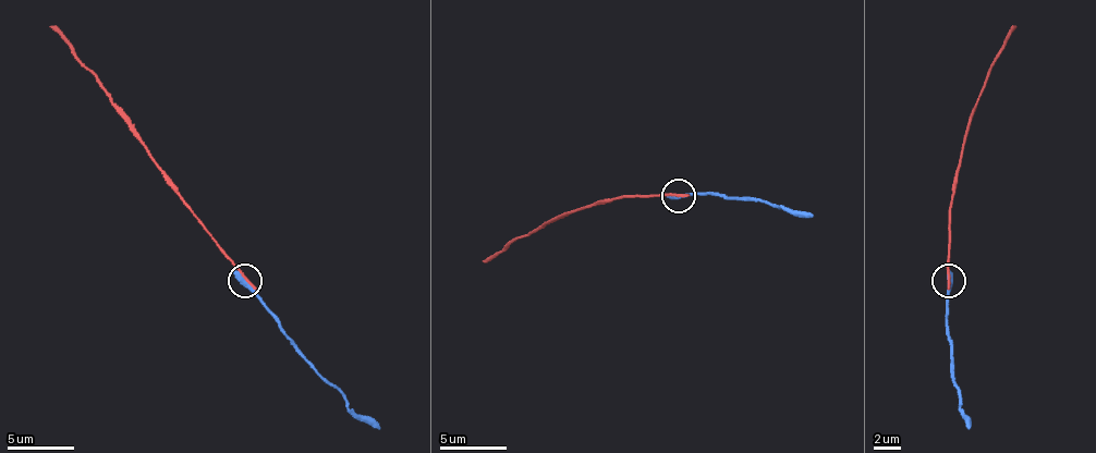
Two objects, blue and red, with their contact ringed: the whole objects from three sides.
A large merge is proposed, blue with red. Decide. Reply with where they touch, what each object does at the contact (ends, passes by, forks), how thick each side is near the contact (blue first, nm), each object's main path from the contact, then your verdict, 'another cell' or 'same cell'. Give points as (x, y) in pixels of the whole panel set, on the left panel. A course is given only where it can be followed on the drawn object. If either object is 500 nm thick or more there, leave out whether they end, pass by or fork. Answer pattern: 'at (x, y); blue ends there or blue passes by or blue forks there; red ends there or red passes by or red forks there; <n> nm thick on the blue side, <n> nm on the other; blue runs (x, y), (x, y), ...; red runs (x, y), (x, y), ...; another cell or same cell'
at (245, 281); 550 nm thick on the blue side, 240 nm on the other; blue runs (244, 280), (281, 333), (357, 414), (381, 427); red runs (244, 280), (97, 75), (50, 25); another cell

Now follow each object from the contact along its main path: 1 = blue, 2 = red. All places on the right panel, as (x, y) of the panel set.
1: (948, 280), (951, 380), (967, 427)
2: (948, 280), (948, 206), (964, 130), (985, 75), (1015, 25)

